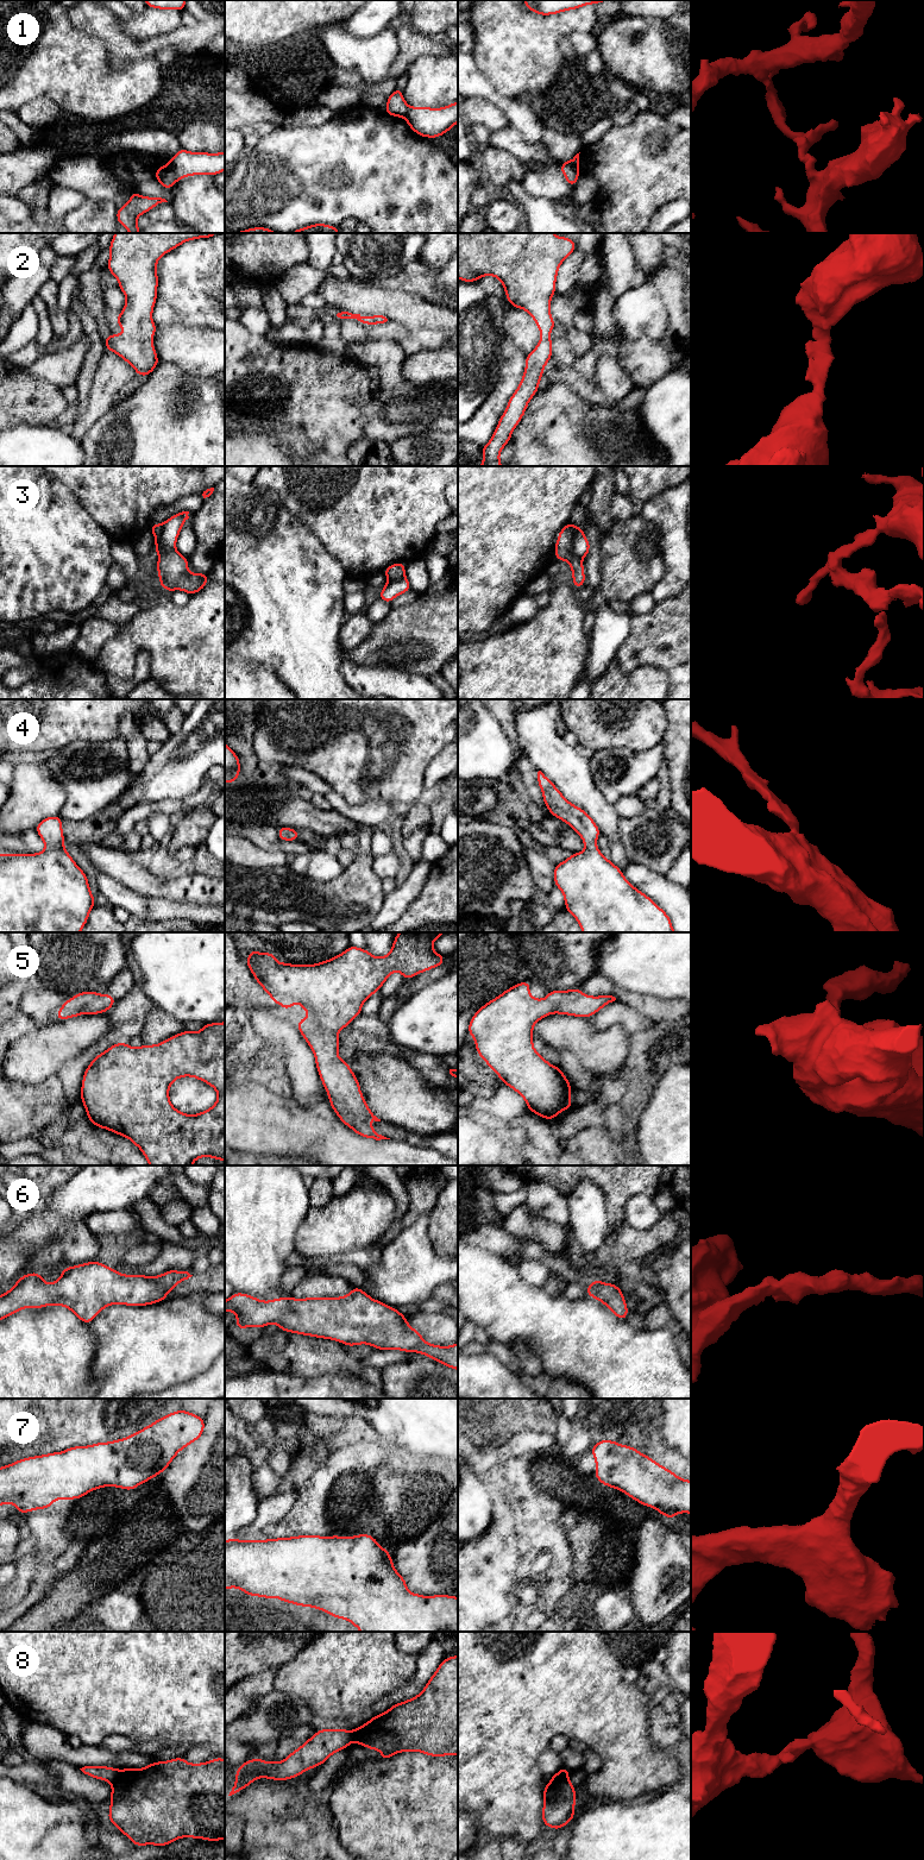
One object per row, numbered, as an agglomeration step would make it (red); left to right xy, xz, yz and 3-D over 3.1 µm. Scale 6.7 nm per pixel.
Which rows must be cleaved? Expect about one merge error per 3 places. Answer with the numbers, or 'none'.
1, 3, 8

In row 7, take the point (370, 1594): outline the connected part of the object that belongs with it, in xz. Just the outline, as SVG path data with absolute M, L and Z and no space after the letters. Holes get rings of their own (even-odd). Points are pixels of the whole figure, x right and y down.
M370 1534L356 1537L298 1535L266 1540L225 1540L225 1589L238 1588L249 1596L277 1597L287 1603L318 1608L350 1621L360 1632L458 1632L458 1597L422 1596L407 1589L394 1567L390 1552Z

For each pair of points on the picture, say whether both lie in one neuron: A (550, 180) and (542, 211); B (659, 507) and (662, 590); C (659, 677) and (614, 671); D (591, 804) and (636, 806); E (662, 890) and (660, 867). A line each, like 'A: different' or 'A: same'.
A: different
B: same
C: same
D: different
E: different

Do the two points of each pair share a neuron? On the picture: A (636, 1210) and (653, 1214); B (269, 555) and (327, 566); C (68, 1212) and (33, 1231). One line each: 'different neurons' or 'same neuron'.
A: same neuron
B: same neuron
C: same neuron

